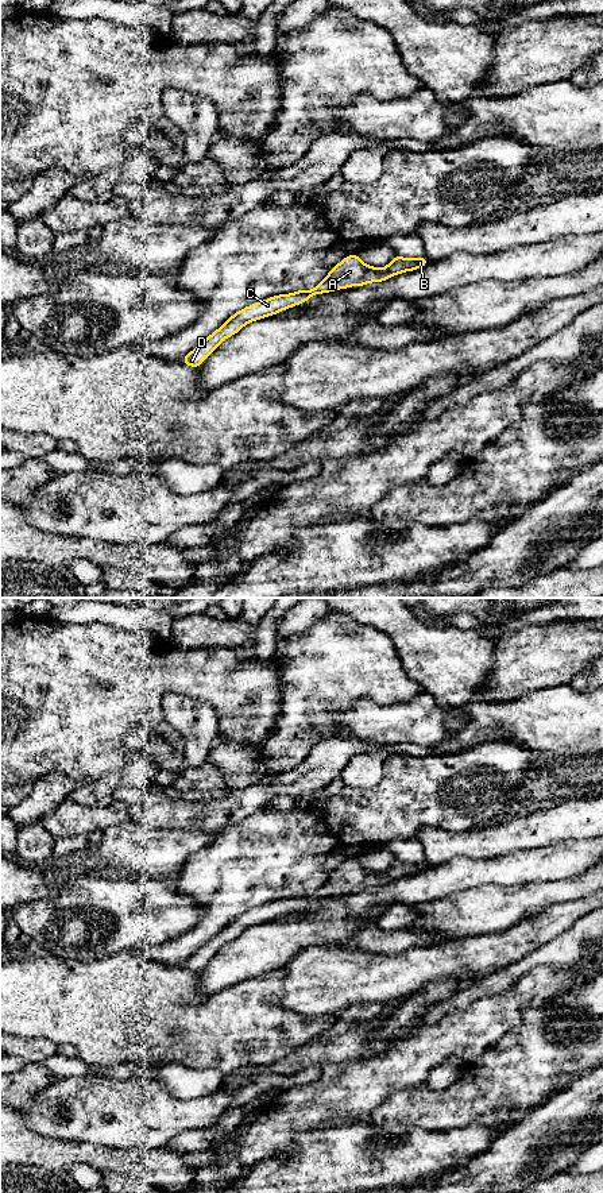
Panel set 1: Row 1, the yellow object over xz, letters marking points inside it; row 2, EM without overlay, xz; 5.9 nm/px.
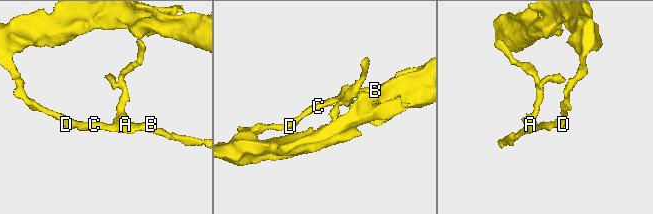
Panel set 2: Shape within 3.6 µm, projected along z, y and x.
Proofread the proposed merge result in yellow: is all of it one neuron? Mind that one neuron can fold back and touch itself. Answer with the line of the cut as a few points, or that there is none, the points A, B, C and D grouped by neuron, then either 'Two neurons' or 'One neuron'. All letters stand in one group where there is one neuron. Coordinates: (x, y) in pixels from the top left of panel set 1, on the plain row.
No split. Groups: A B C D. One neuron

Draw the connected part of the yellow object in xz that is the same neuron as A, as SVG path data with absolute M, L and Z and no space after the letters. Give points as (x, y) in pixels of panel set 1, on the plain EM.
M357 858L349 860L337 870L332 872L326 883L312 895L274 900L239 915L181 965L188 970L200 972L204 964L208 962L223 945L237 938L251 926L272 920L294 910L301 910L316 899L335 896L349 891L363 891L370 887L382 887L403 876L421 873L426 868L429 868L429 865L425 861L407 864L397 860L386 872L375 873L363 868Z

